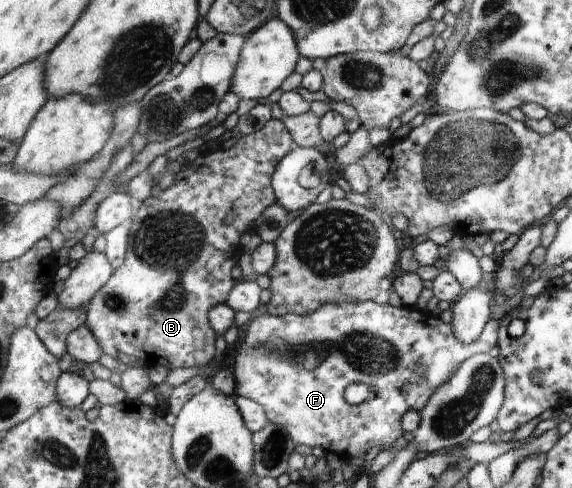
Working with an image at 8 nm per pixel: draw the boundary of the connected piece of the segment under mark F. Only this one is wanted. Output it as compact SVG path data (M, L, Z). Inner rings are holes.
M370 300L362 303L327 303L323 304L323 307L318 311L311 313L310 316L298 316L296 314L276 316L268 312L261 315L257 314L254 315L252 322L248 325L244 341L242 341L237 351L234 374L238 387L236 388L235 395L251 399L258 403L258 405L261 405L267 421L285 427L295 445L310 445L313 448L318 445L318 447L322 447L326 451L326 454L337 453L345 461L353 458L364 459L368 449L374 447L374 445L389 445L389 447L400 445L400 435L402 435L400 417L406 415L408 411L424 409L430 395L456 373L458 367L462 365L462 361L466 361L468 357L472 357L472 355L476 355L477 353L488 353L490 349L498 345L499 322L499 320L491 317L488 323L486 323L484 331L480 333L480 337L468 344L467 342L460 341L455 336L454 326L451 323L444 323L440 320L439 316L429 312L427 309L421 310L404 305L400 308L392 307L388 302L372 303L372 300ZM351 383L366 385L370 391L369 399L366 399L360 405L348 404L344 400L344 390Z

